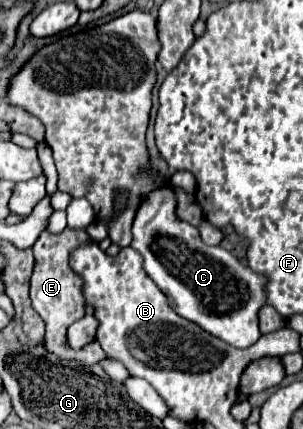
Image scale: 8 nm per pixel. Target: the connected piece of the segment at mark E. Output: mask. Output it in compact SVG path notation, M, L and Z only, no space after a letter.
M66 227L58 235L50 233L48 229L42 231L36 245L32 247L34 257L36 257L36 267L34 267L31 276L30 297L32 306L40 313L40 317L46 321L46 341L44 341L44 345L48 347L48 351L52 351L52 353L56 353L58 357L64 357L64 359L74 359L74 361L92 365L92 363L98 363L106 357L98 341L88 343L88 347L82 347L80 351L74 351L66 341L68 327L76 319L84 317L84 307L86 307L86 299L82 295L82 279L78 275L74 275L74 271L70 267L70 253L76 247L80 247L88 241L92 241L92 237L86 233L86 229Z

